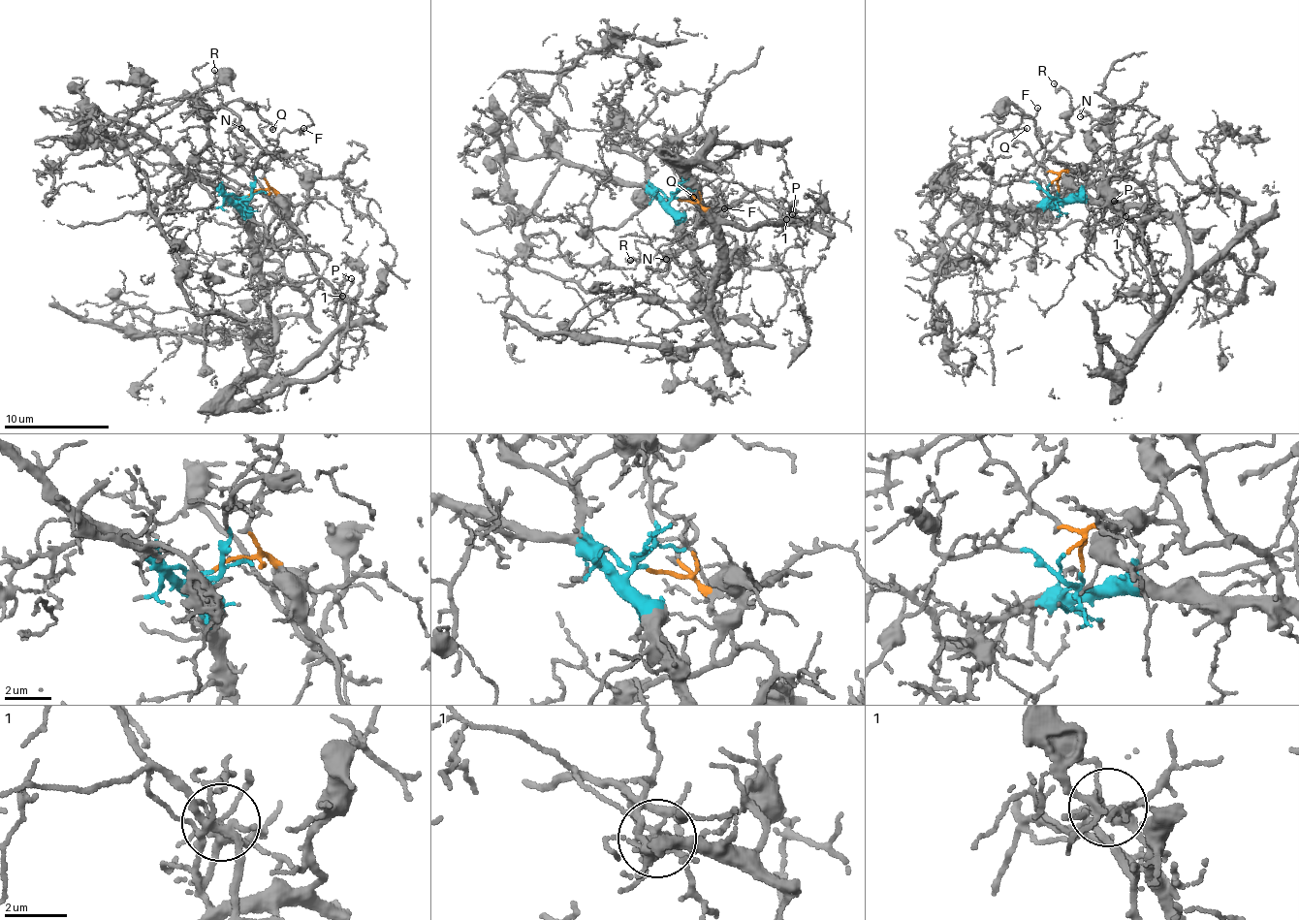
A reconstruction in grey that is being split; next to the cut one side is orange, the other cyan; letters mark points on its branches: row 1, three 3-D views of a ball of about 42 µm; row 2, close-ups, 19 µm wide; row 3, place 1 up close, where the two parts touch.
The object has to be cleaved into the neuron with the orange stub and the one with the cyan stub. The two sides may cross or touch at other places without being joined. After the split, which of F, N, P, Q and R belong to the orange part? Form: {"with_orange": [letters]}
{"with_orange": ["F"]}

